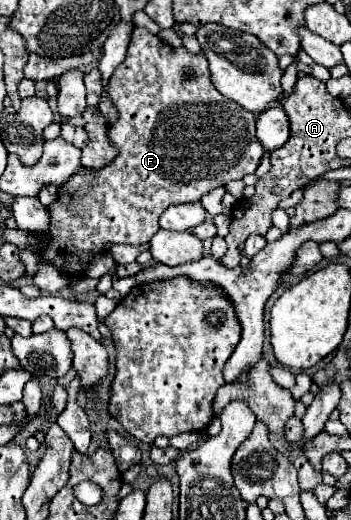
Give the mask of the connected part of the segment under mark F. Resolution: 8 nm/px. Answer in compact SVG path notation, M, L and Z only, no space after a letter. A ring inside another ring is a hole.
M133 28L133 34L131 34L131 44L129 44L129 50L127 50L127 58L125 62L113 72L113 76L109 78L109 84L107 84L107 94L113 102L113 106L117 106L117 122L115 126L109 126L107 128L107 138L109 142L117 148L117 156L111 164L103 166L103 168L85 168L81 166L79 172L75 172L61 188L59 188L59 194L57 194L57 200L53 204L47 206L49 210L49 216L51 216L51 222L49 222L49 228L45 232L35 232L33 236L37 238L37 246L33 248L19 248L19 260L21 264L25 266L25 276L27 278L33 278L39 270L41 264L51 264L55 268L59 268L67 278L81 278L87 270L87 266L101 254L107 252L107 246L109 244L145 244L151 240L151 236L157 232L159 228L159 216L167 210L167 206L171 204L185 204L185 202L199 202L201 196L205 196L207 192L211 192L213 188L217 186L225 186L227 182L231 180L241 180L245 174L249 172L255 172L255 168L259 166L259 160L263 156L263 146L257 142L257 136L255 136L255 116L237 106L233 100L225 98L221 92L215 90L215 86L211 84L209 80L209 70L207 70L207 60L203 54L191 54L187 52L183 46L181 48L173 48L169 44L165 44L163 40L159 40L155 34L151 34L147 28Z

